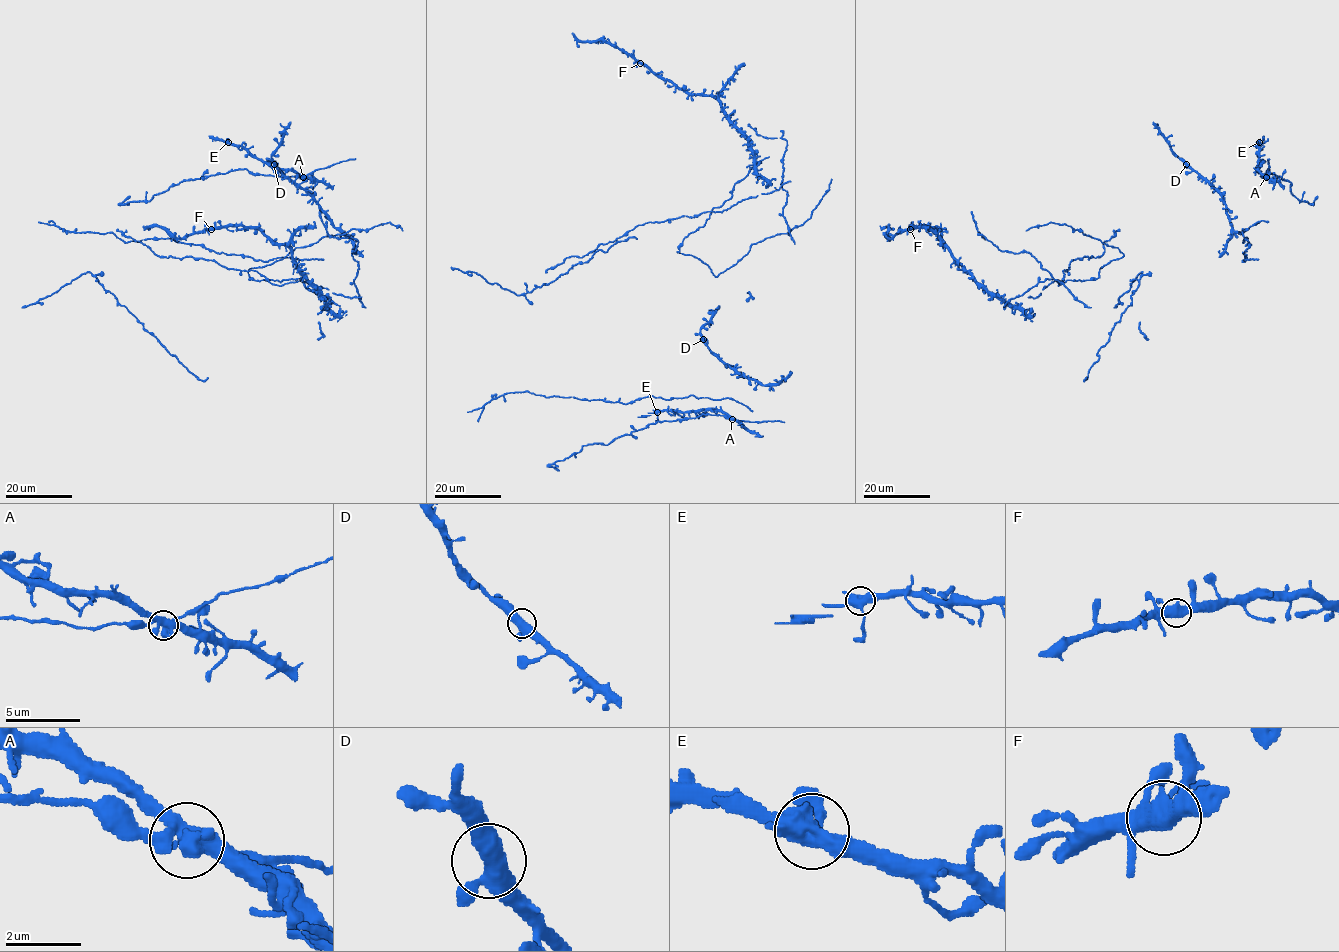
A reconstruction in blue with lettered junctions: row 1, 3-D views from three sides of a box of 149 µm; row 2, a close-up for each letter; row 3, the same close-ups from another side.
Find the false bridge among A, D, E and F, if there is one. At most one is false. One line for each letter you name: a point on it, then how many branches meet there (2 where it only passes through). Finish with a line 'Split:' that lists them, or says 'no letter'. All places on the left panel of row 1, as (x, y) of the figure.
Split: no letter

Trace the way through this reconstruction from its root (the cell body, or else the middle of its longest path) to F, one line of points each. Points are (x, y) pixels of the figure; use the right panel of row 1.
F: (1063, 272), (1058, 286), (1059, 280), (1047, 278), (1005, 302), (991, 296), (953, 256), (939, 229), (910, 229)

